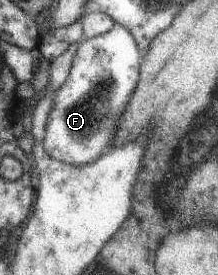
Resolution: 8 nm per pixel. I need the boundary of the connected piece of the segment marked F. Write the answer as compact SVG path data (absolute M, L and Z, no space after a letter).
M117 23L109 32L79 44L65 84L52 96L53 106L45 125L43 148L53 160L85 166L105 153L105 148L111 144L115 124L119 124L115 118L127 108L131 92L139 84L141 63L137 41L127 28Z

